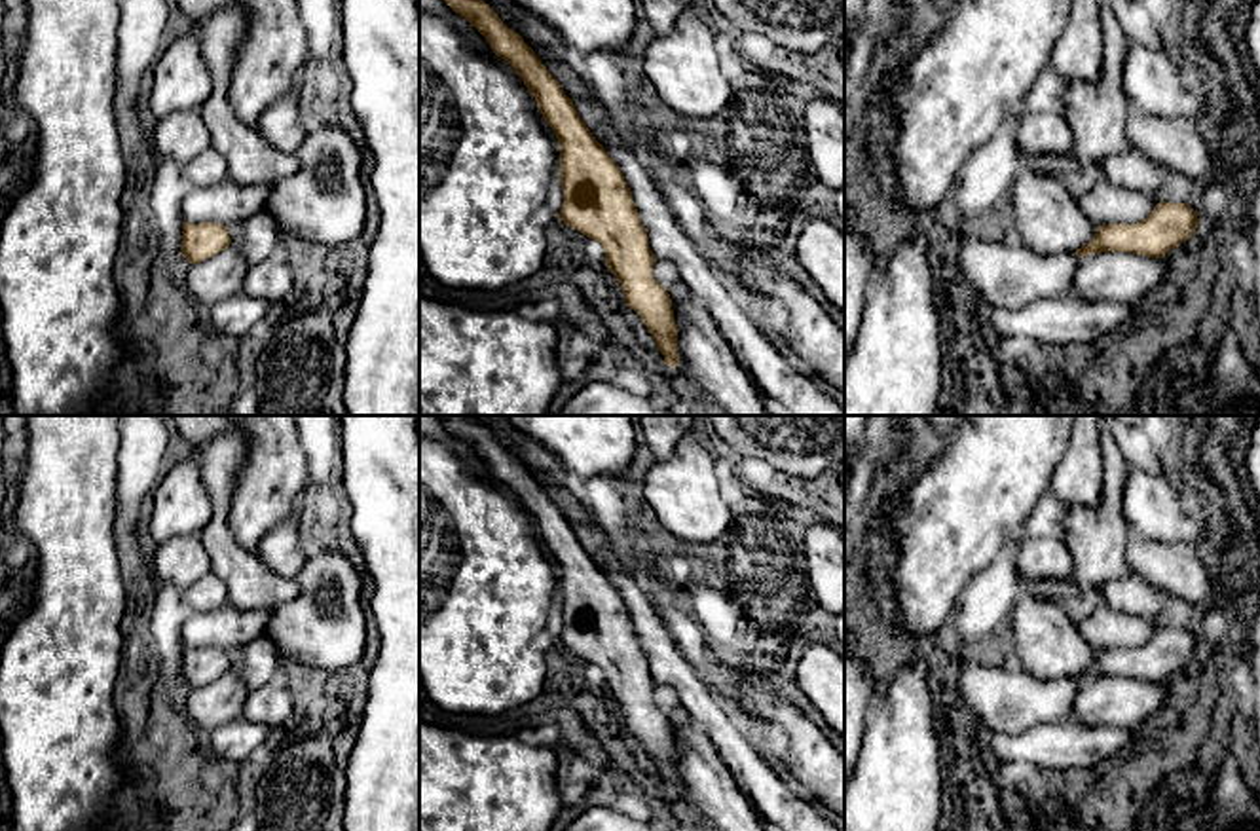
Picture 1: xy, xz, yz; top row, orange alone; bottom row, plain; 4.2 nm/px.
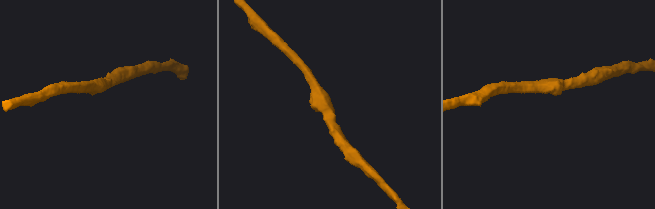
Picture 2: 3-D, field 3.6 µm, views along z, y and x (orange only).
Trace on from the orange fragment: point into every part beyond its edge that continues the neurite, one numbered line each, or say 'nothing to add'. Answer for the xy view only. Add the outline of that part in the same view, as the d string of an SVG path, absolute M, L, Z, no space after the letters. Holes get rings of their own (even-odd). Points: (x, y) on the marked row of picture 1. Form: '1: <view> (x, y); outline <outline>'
nothing to add

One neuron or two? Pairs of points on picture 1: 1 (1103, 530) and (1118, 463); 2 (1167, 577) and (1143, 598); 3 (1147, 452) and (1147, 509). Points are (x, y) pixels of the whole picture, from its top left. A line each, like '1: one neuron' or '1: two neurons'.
1: one neuron
2: two neurons
3: two neurons

